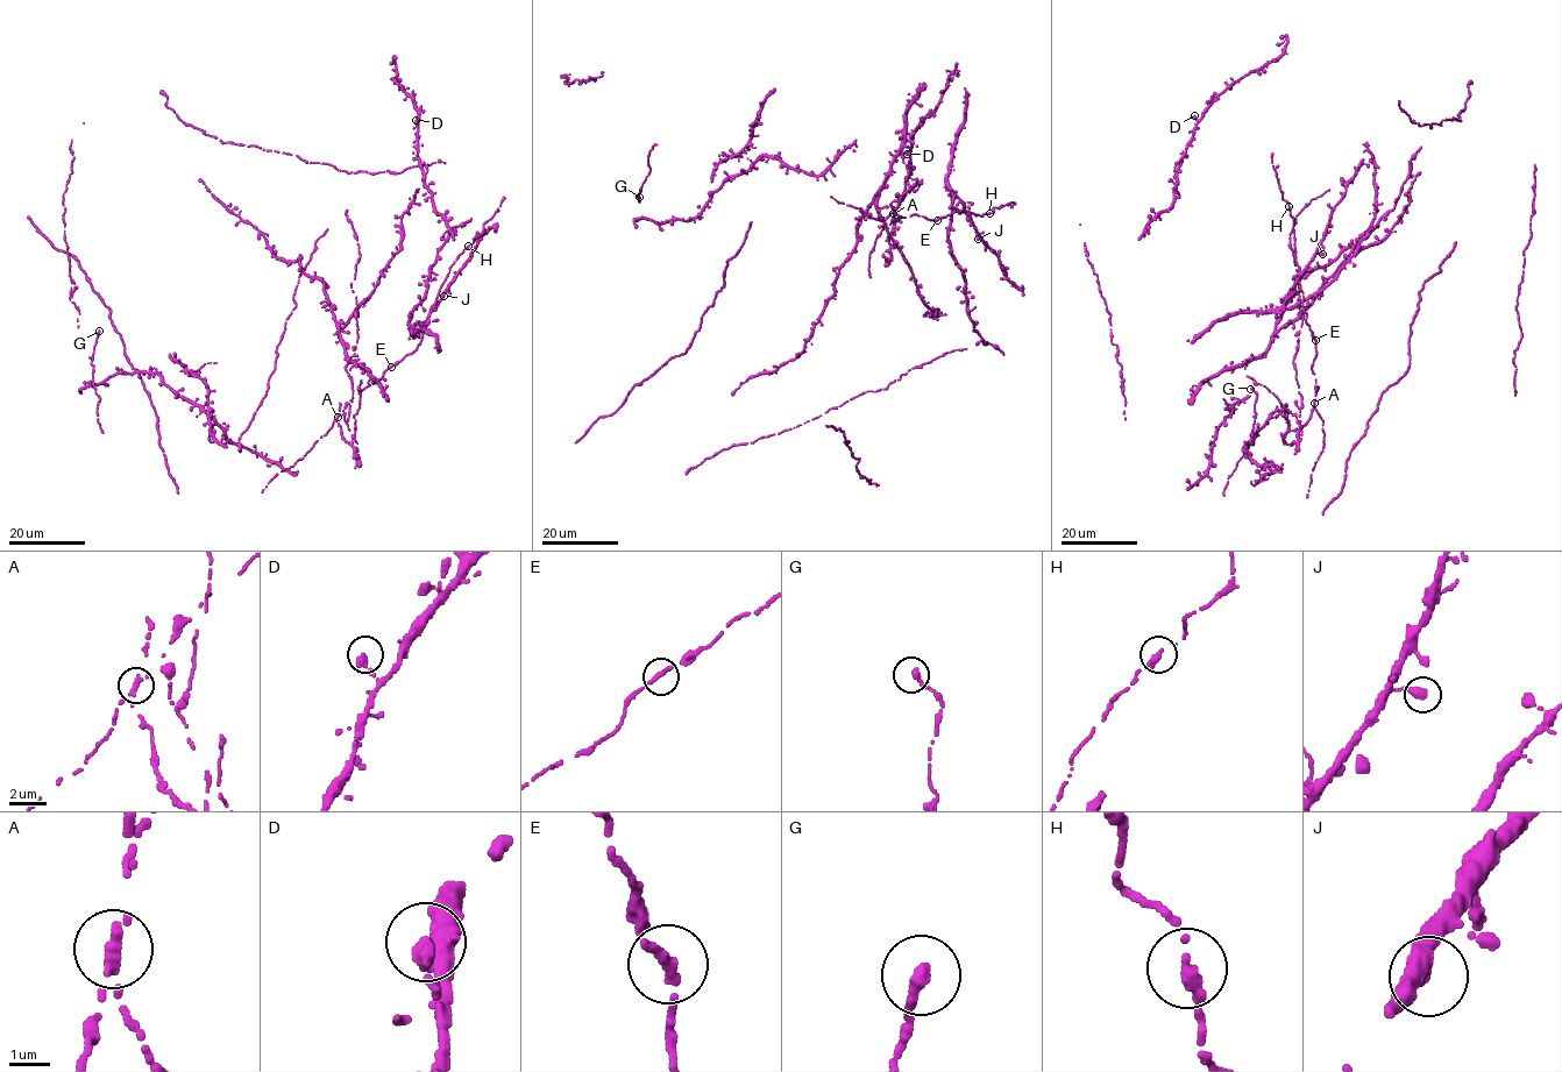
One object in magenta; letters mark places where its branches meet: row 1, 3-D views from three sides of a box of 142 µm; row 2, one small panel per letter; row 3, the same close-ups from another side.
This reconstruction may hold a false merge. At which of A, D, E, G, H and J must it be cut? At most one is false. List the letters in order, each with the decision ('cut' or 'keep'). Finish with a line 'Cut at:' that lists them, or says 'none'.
A: cut
D: keep
E: keep
G: keep
H: keep
J: keep
Cut at: A

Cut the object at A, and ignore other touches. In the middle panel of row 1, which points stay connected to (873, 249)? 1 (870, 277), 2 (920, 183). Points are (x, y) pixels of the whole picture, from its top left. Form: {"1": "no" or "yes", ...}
{"1": "yes", "2": "yes"}

